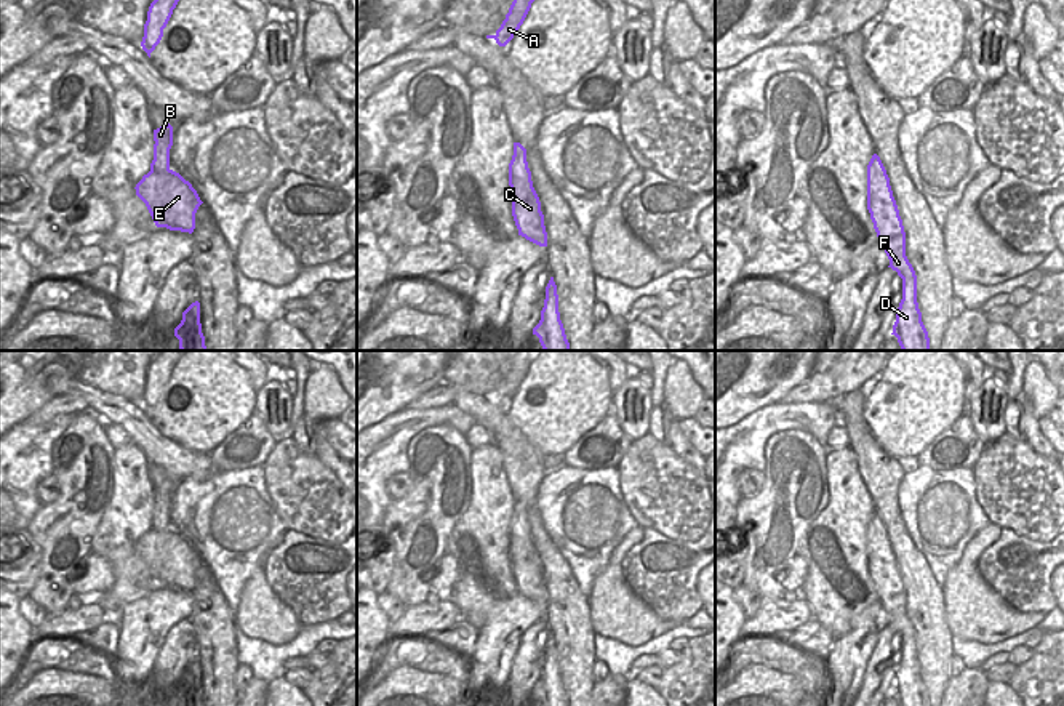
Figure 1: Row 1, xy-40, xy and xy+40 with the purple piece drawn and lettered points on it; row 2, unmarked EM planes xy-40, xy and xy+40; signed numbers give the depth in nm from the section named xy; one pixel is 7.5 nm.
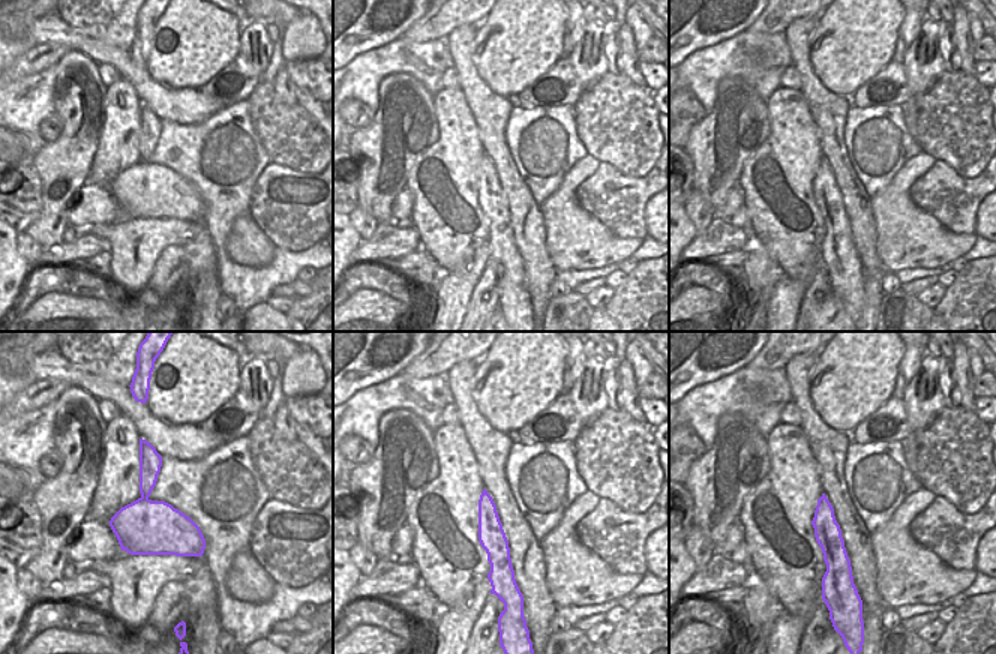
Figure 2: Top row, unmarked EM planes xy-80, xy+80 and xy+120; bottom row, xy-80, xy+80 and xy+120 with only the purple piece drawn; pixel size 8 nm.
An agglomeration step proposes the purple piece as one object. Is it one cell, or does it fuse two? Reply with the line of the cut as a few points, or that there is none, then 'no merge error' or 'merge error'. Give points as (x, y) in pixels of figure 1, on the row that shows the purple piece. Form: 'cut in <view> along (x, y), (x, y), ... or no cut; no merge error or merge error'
cut in xy-40 along (151, 168), (157, 172), (170, 170); merge error

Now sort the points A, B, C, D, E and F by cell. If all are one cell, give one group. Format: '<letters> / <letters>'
A B C D F / E

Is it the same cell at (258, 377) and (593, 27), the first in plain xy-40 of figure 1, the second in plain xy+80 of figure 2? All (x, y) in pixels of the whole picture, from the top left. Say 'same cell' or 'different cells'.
different cells

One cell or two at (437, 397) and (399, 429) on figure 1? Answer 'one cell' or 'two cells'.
two cells

